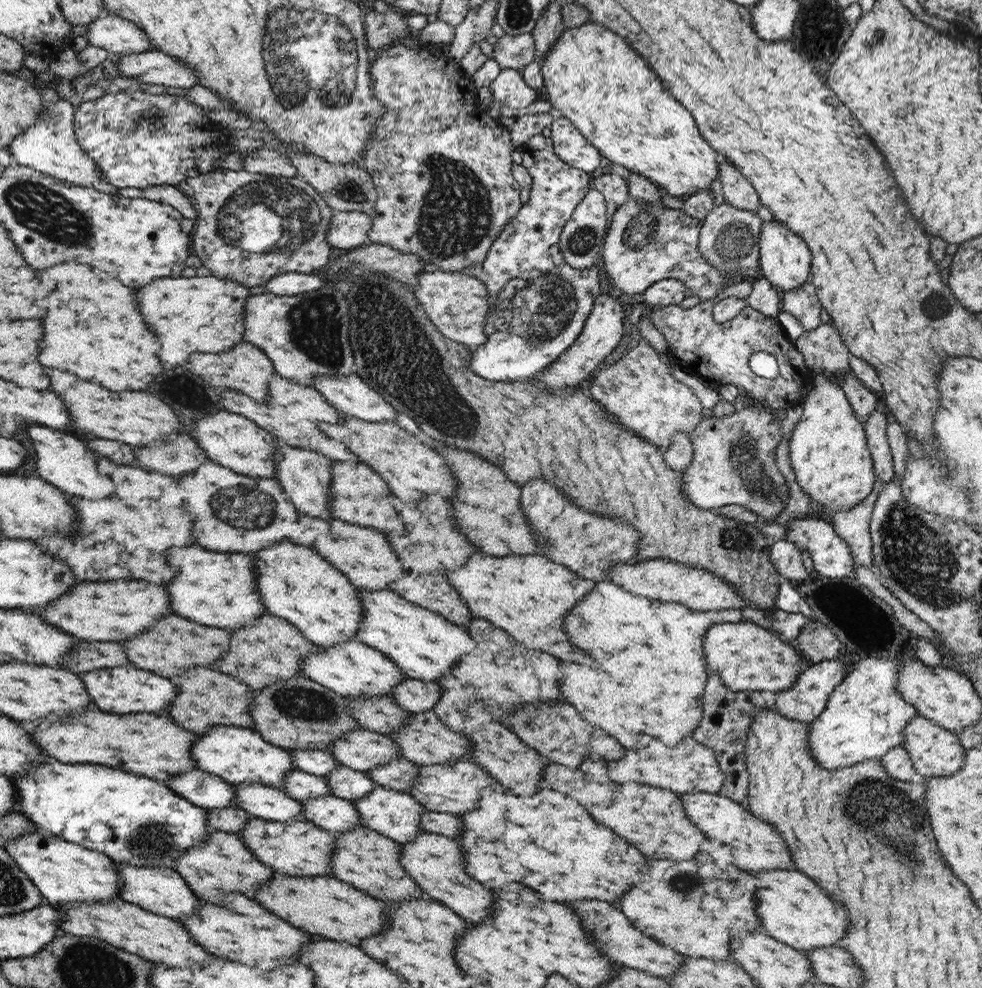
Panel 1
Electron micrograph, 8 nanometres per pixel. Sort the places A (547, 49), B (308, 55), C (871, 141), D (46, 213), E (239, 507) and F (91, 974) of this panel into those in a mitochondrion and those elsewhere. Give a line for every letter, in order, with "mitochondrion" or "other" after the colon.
A: other
B: mitochondrion
C: other
D: mitochondrion
E: mitochondrion
F: mitochondrion

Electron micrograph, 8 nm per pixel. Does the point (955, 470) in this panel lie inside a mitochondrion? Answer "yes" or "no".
yes

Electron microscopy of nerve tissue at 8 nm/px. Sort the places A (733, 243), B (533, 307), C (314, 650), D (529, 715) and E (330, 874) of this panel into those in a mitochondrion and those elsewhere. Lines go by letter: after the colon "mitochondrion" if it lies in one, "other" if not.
A: mitochondrion
B: mitochondrion
C: other
D: mitochondrion
E: other

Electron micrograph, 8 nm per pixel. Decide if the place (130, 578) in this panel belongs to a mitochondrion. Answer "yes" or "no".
no

